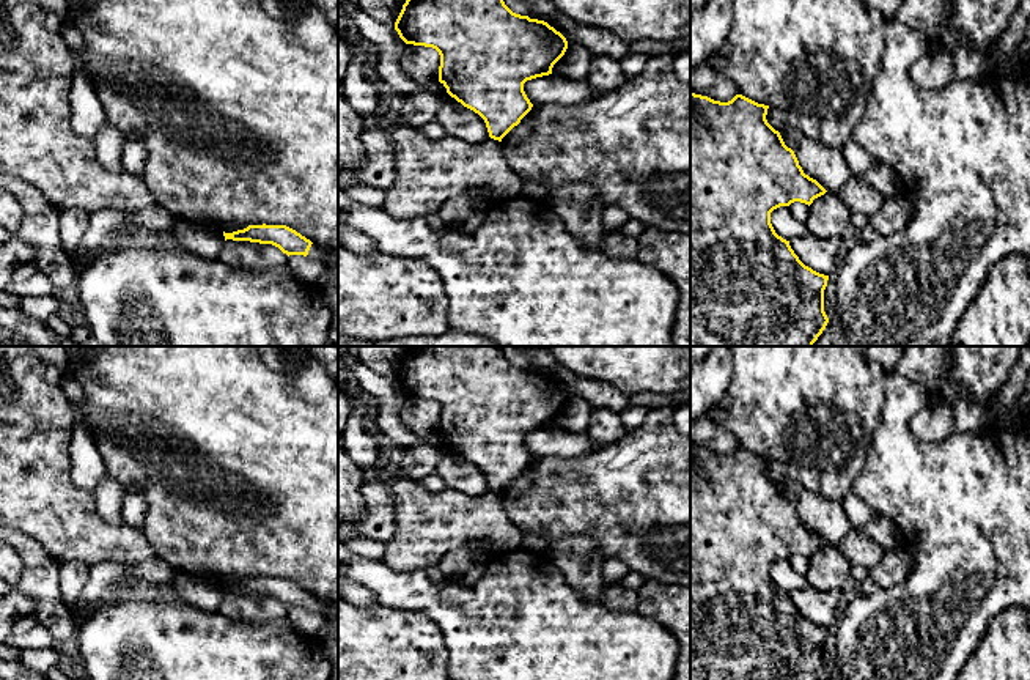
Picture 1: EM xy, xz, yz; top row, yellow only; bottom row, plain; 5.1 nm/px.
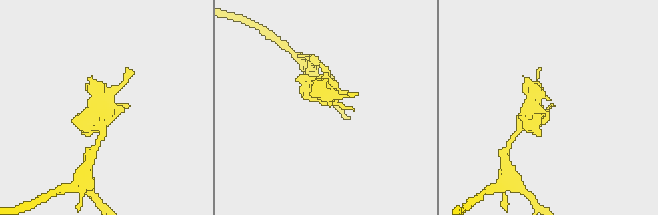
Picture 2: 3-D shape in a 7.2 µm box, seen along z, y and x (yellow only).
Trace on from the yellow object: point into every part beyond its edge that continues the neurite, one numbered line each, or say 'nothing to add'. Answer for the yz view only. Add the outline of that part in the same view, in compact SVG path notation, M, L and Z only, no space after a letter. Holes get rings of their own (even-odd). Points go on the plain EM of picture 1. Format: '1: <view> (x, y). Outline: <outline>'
nothing to add

